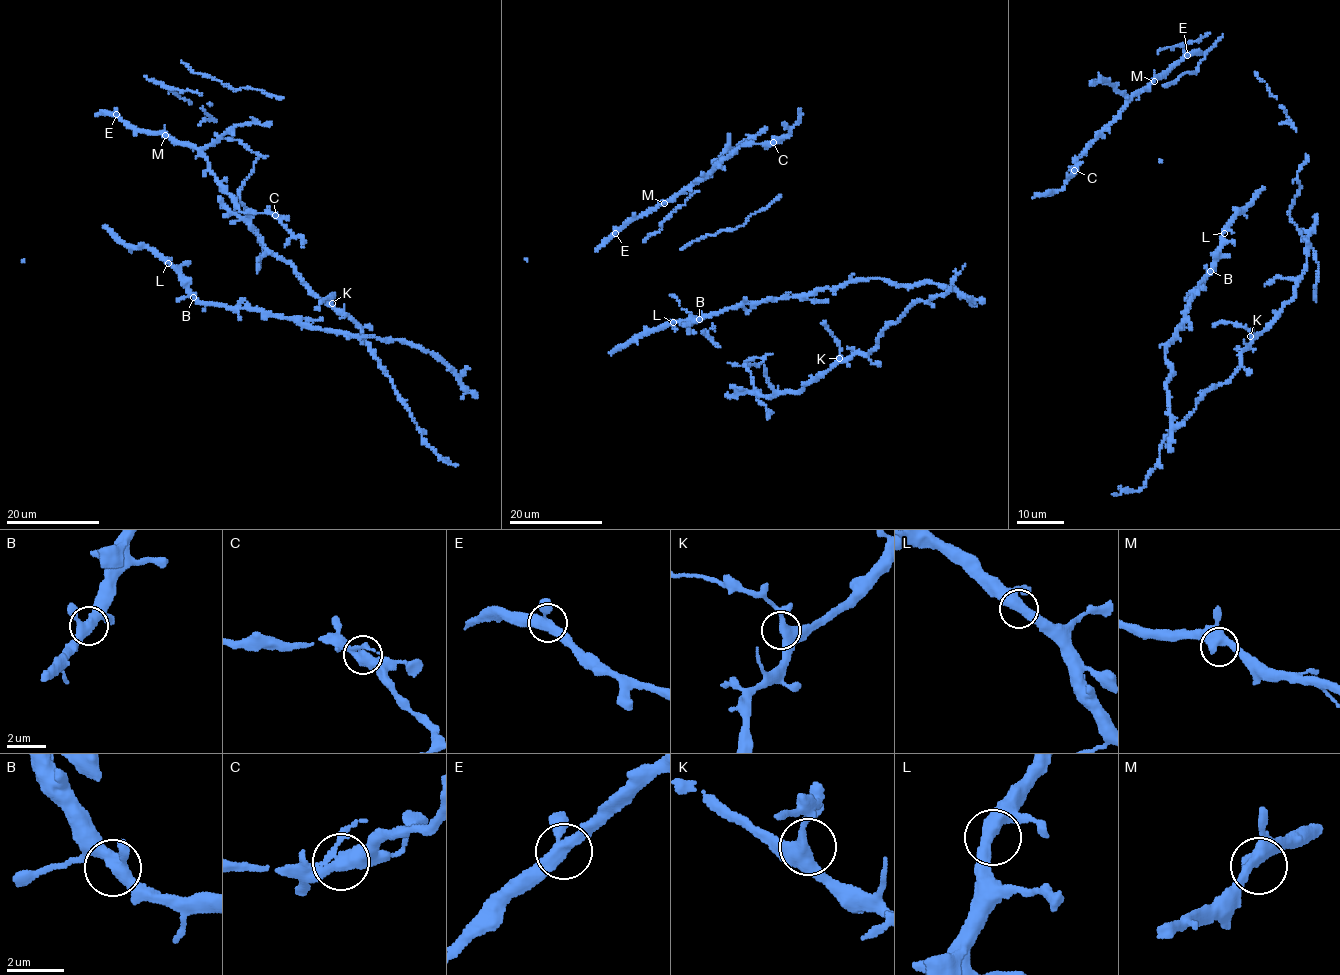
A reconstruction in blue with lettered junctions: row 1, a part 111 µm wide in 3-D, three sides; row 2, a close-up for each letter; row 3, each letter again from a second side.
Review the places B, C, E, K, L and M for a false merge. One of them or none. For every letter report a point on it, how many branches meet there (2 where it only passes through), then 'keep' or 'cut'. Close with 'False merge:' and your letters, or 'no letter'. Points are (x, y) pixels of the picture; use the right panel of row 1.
B: at (1210, 271); 3 branches meet; keep
C: at (1074, 170); 3 branches meet; keep
E: at (1187, 55); 3 branches meet; keep
K: at (1250, 336); 3 branches meet; keep
L: at (1224, 233); 3 branches meet; keep
M: at (1154, 81); 3 branches meet; keep
False merge: no letter

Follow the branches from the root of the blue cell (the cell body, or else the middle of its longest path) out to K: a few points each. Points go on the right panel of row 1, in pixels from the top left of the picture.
K: (1299, 229), (1308, 242), (1306, 269), (1291, 300), (1266, 328), (1250, 336)

